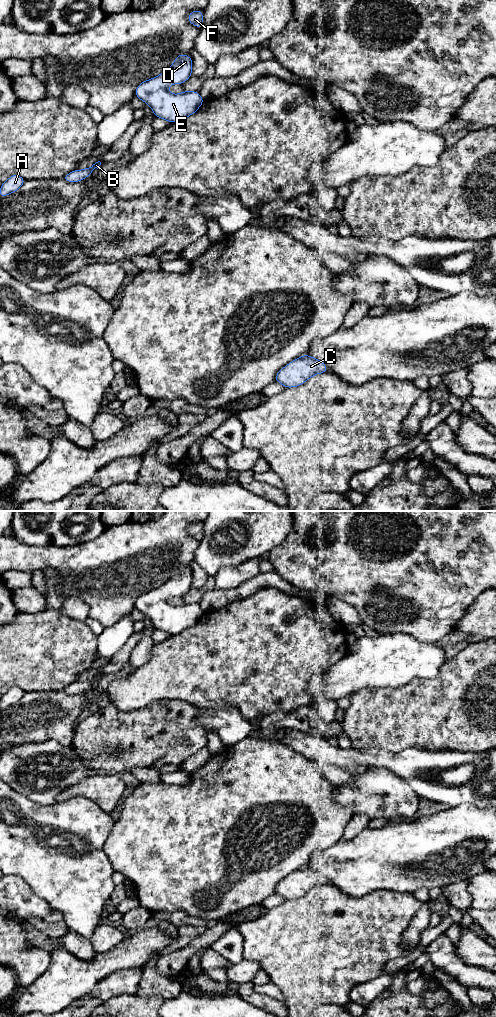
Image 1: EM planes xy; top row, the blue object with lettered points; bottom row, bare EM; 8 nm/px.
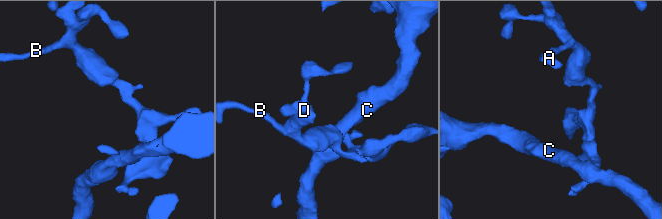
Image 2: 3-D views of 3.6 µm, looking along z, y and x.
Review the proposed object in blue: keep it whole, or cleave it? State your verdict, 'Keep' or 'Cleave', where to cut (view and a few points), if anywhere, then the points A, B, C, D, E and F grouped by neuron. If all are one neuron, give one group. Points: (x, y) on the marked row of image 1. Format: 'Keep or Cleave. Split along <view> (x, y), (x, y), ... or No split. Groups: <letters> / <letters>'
Keep. No split. Groups: A B C D E F

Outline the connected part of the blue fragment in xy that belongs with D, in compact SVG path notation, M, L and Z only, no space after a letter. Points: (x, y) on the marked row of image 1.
M179 54L173 64L152 79L141 82L135 96L148 104L154 116L176 123L194 114L204 103L198 91L168 92L168 87L183 84L192 76L192 57Z

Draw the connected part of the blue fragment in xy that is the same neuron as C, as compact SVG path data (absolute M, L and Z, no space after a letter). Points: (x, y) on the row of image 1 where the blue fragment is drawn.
M305 354L294 359L276 374L275 382L285 388L298 387L312 376L329 371L329 368L317 358Z

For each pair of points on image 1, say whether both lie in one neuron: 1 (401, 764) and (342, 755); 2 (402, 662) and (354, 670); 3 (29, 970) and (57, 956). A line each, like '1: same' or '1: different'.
1: same
2: same
3: different

